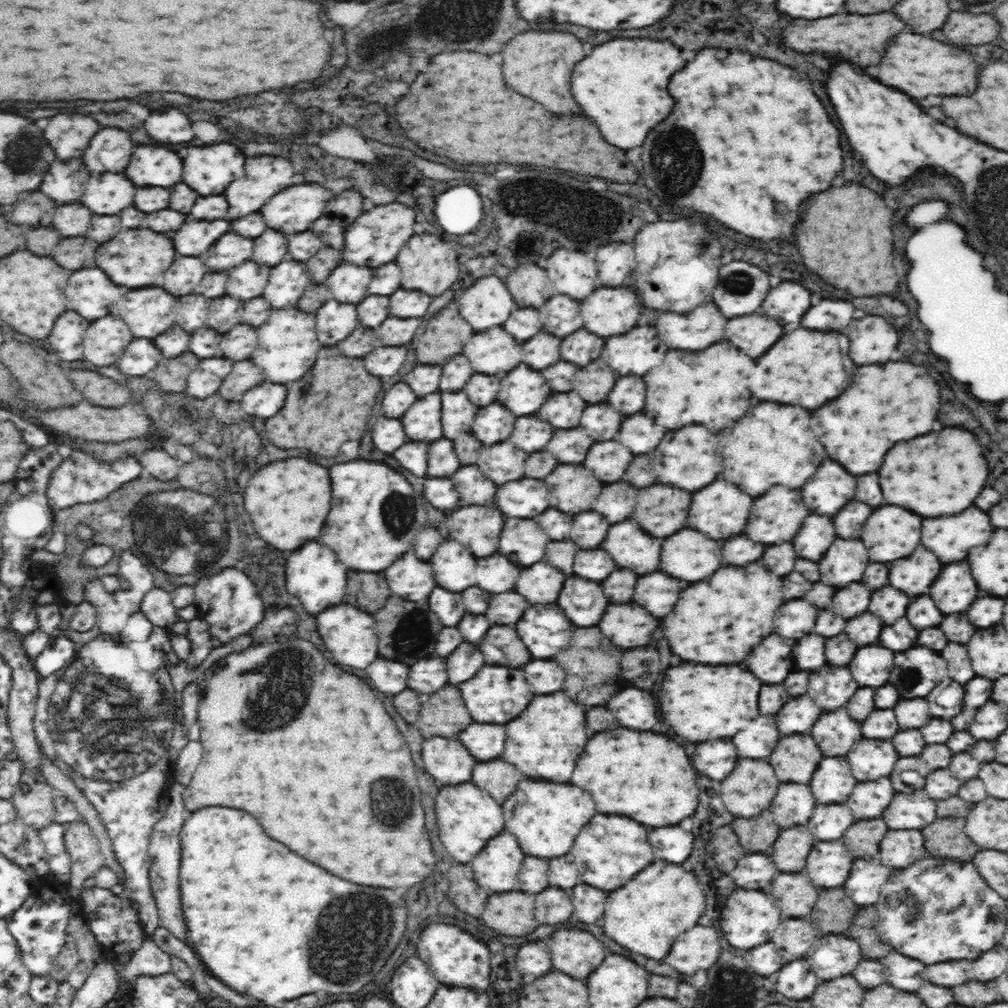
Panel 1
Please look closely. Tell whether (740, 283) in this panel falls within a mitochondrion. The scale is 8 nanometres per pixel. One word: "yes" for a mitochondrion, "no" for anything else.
yes

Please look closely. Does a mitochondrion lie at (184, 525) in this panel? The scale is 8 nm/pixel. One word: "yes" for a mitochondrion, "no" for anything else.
yes

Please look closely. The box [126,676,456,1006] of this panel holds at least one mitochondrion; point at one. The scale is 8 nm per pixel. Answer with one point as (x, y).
(357, 925)

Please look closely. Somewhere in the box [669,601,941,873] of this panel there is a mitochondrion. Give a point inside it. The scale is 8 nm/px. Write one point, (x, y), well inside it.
(910, 678)

